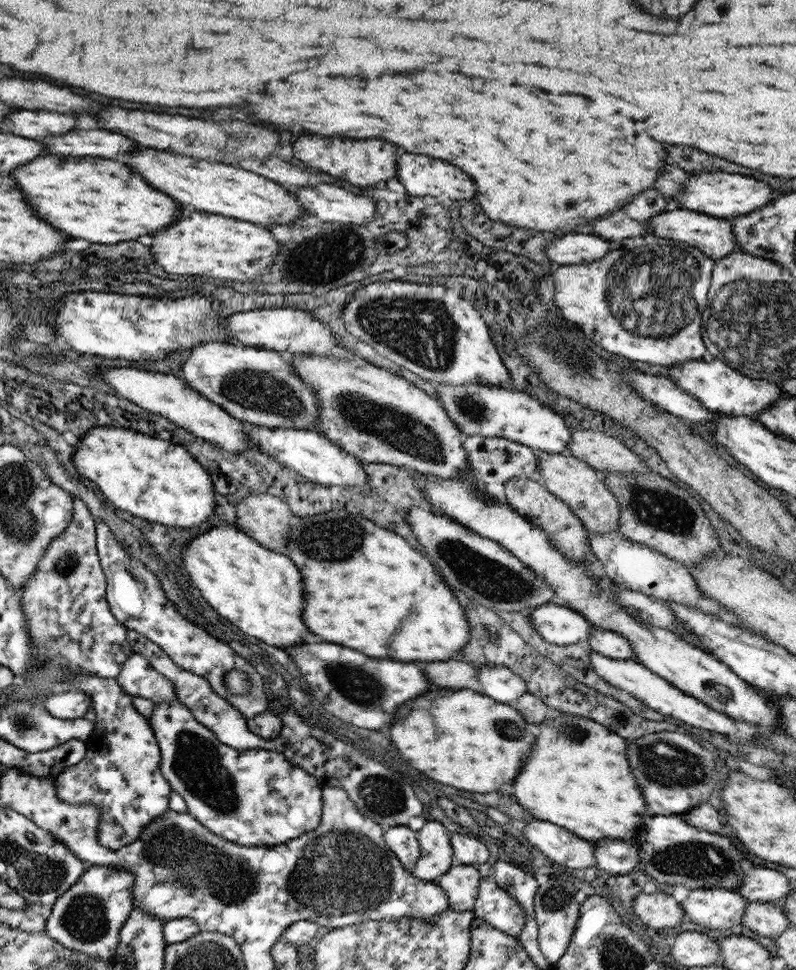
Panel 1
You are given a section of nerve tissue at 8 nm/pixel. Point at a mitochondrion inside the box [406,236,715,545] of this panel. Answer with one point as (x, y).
(651, 293)

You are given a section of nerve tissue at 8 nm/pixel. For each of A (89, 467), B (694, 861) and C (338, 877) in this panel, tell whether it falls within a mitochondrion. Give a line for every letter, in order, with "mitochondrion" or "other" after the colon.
A: other
B: mitochondrion
C: mitochondrion

